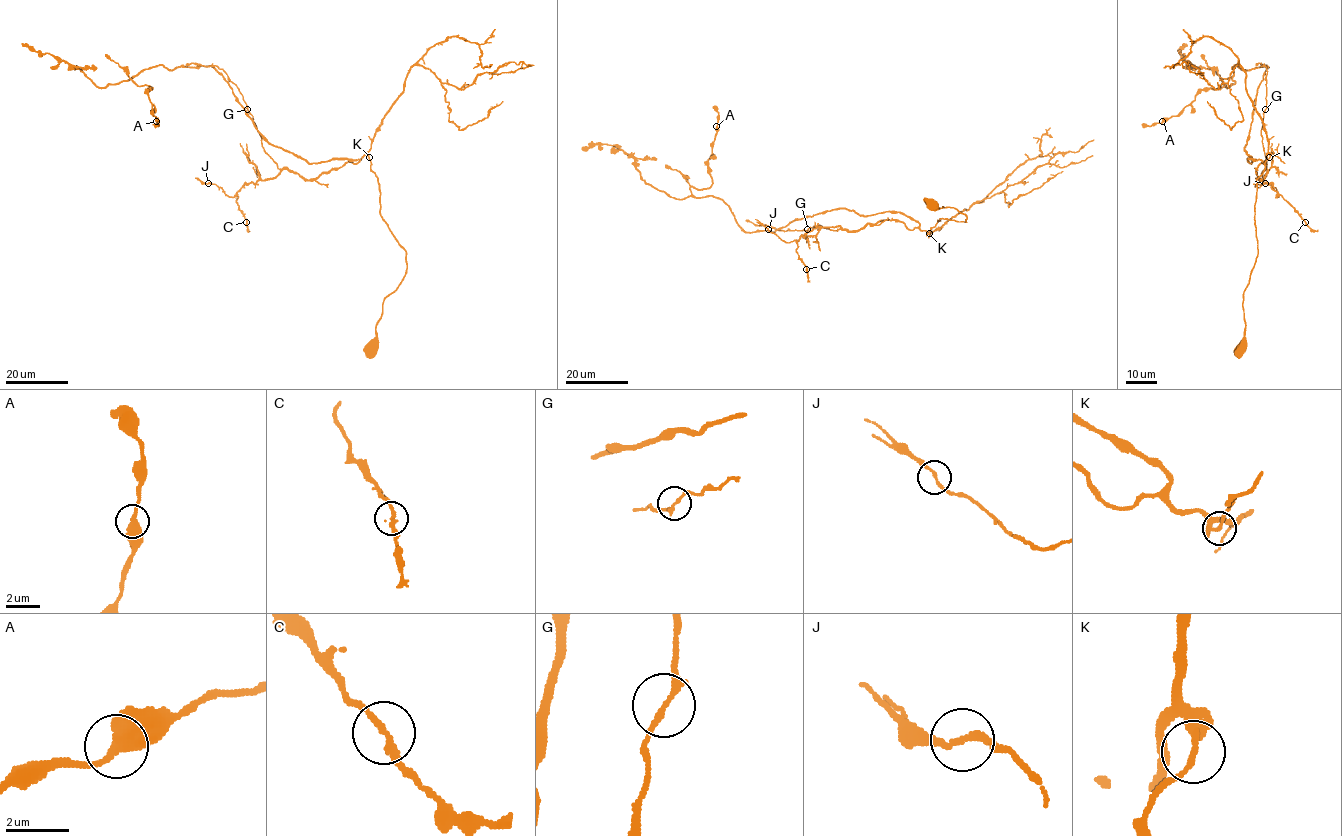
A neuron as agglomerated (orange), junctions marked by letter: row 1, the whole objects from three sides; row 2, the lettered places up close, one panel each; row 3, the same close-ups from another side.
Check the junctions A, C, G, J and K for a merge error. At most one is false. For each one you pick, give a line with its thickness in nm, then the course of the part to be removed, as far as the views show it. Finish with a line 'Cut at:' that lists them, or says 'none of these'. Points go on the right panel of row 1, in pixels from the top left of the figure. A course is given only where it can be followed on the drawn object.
Cut at: none of these

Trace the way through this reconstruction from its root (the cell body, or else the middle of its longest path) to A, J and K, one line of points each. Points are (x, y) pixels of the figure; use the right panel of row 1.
A: (1243, 349), (1256, 179), (1269, 157), (1250, 163), (1244, 147), (1268, 67), (1235, 65), (1225, 86), (1163, 121)
J: (1243, 349), (1268, 153), (1256, 174), (1267, 170), (1277, 197), (1265, 183)
K: (1243, 349), (1243, 293), (1257, 254), (1256, 179), (1269, 156)

